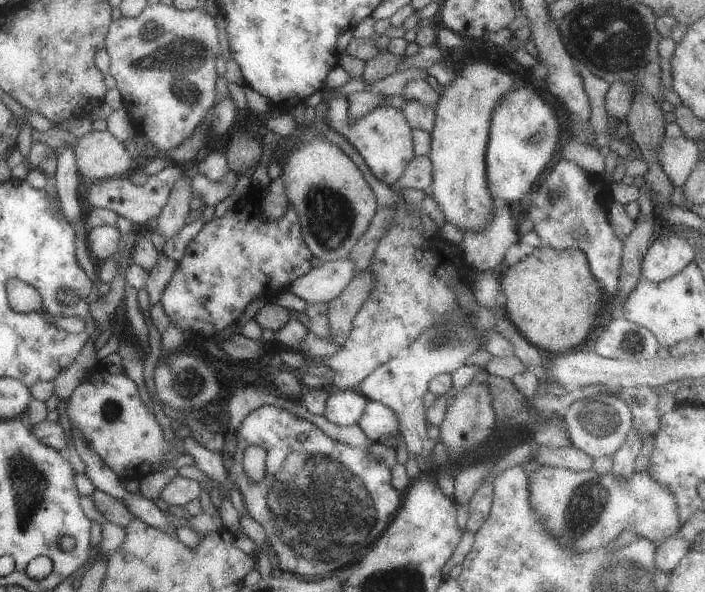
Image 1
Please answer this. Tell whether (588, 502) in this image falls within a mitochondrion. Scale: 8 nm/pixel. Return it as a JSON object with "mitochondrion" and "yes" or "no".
{"mitochondrion":"yes"}

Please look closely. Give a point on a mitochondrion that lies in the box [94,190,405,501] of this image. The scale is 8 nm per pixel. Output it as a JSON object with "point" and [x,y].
{"point":[186,382]}

